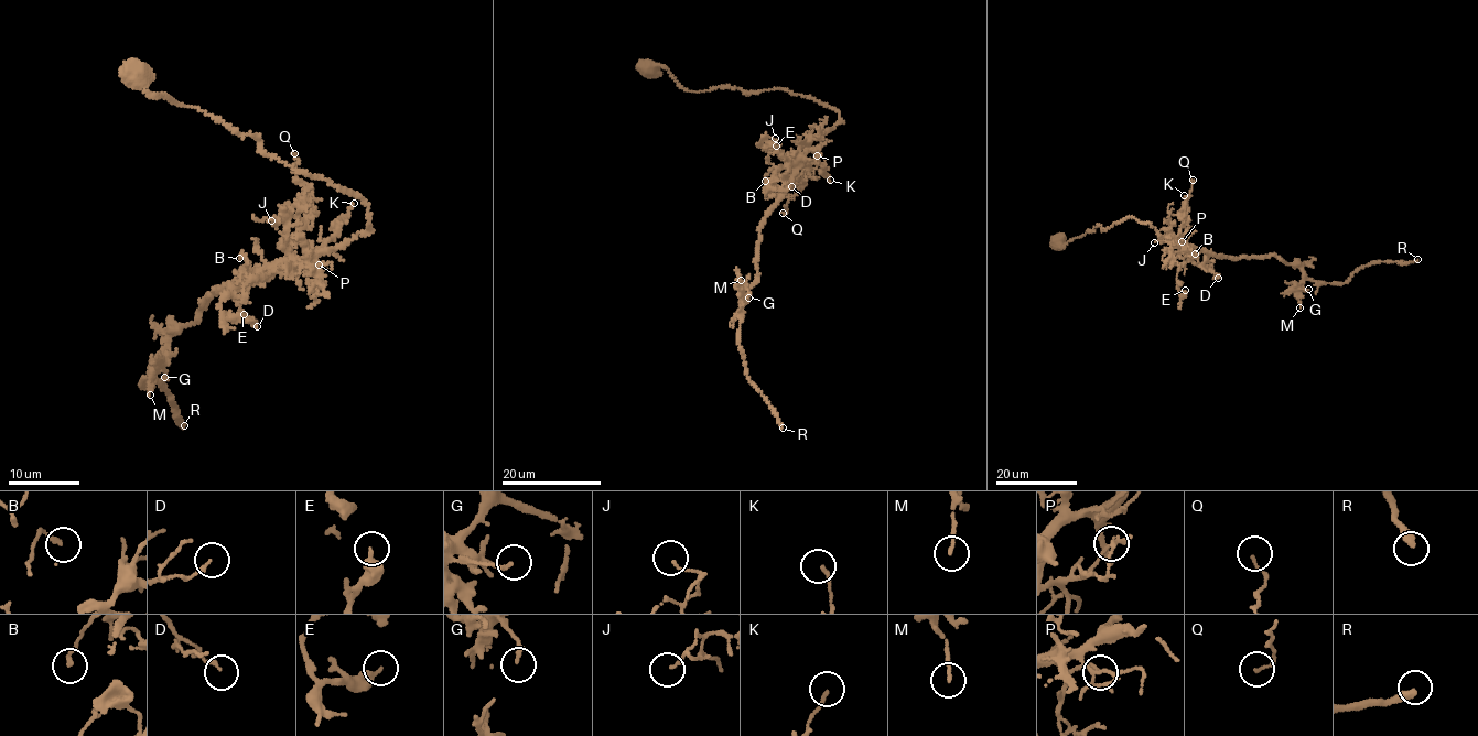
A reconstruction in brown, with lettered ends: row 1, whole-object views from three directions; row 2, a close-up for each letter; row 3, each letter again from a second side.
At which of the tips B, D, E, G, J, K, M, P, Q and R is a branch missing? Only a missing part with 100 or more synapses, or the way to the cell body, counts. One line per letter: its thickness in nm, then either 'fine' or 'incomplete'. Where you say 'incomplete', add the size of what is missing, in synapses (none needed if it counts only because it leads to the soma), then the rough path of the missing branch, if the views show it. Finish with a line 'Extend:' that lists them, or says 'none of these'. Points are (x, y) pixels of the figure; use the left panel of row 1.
B: 140 nm thick; fine
D: 160 nm thick; fine
E: 300 nm thick; fine
G: 160 nm thick; fine
J: 100 nm thick; fine
K: 130 nm thick; fine
M: 140 nm thick; fine
P: 70 nm thick; fine
Q: 110 nm thick; fine
R: 360 nm thick; incomplete; about 100 synapses
Extend: R

